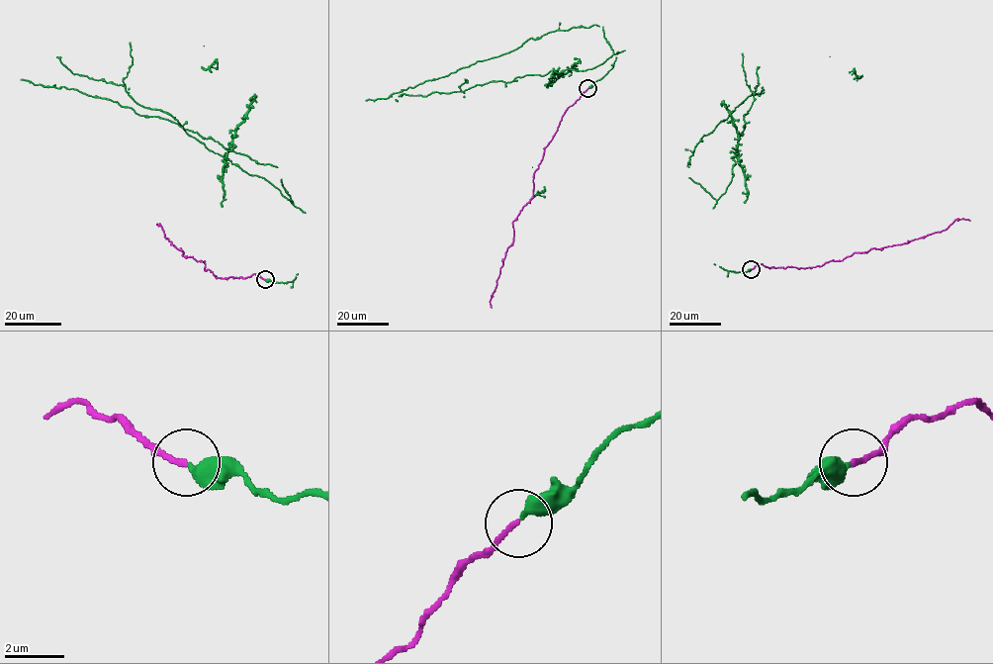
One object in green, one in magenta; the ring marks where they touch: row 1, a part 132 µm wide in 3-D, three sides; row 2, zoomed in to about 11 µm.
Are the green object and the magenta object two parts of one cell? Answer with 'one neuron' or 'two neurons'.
one neuron

